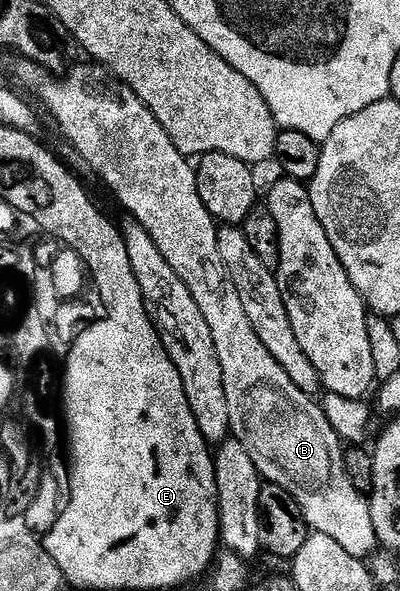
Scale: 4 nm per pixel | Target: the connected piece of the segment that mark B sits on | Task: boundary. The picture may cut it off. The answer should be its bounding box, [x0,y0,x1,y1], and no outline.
[16,59,379,559]

